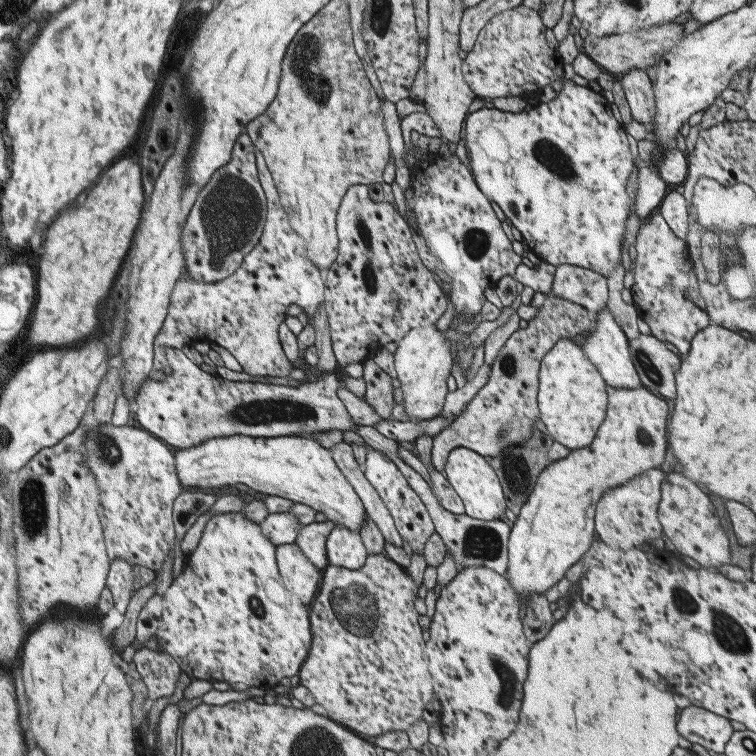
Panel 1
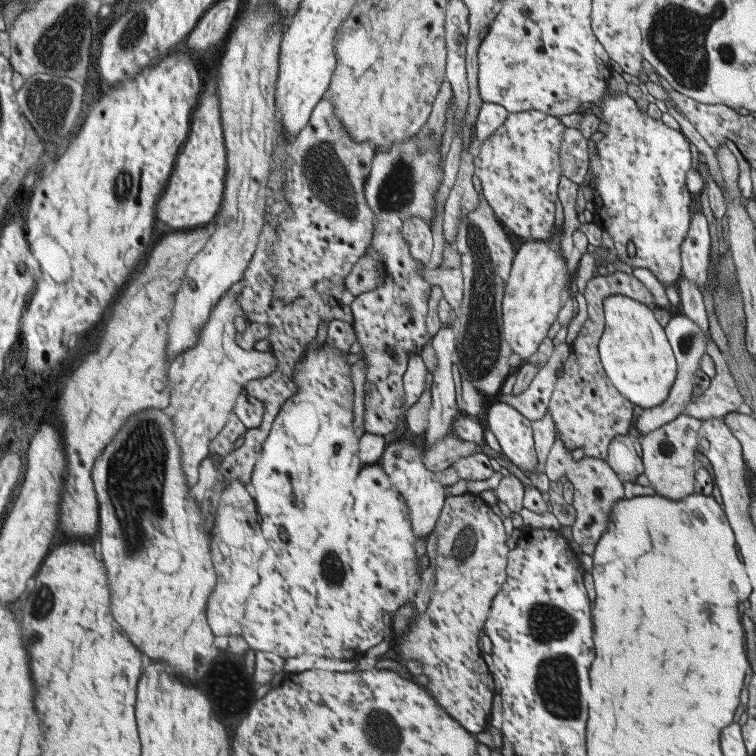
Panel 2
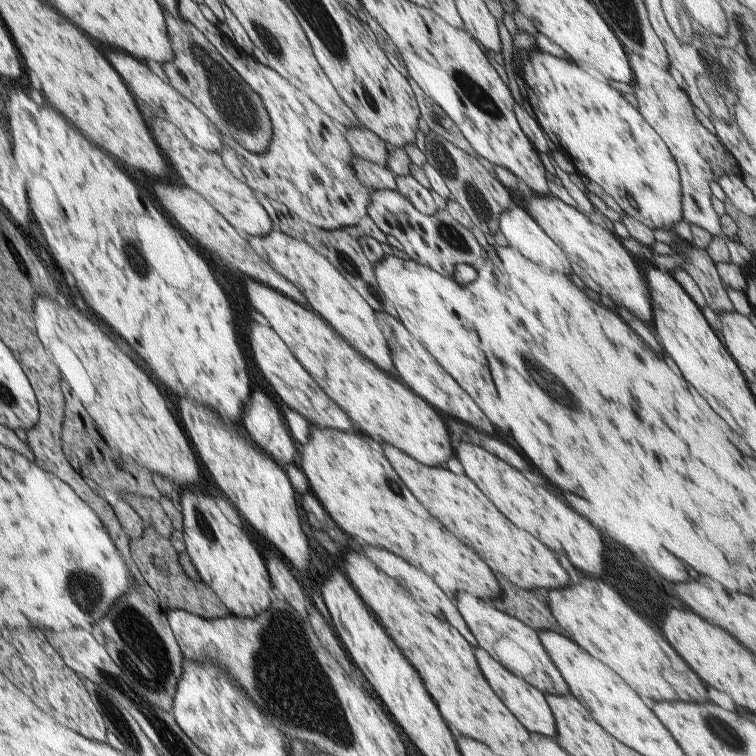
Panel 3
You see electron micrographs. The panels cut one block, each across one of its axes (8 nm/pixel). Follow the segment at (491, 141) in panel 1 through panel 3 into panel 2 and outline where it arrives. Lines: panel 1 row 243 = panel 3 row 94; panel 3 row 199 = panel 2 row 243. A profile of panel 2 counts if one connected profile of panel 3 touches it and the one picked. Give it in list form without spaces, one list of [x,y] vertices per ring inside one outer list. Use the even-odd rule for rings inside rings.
[[[607,90],[599,100],[593,102],[599,108],[599,120],[607,126],[601,132],[601,140],[595,142],[595,148],[587,152],[589,170],[587,170],[587,186],[593,190],[593,206],[595,206],[595,224],[601,232],[607,232],[615,250],[615,258],[621,264],[649,270],[661,284],[661,290],[675,288],[681,276],[681,242],[687,234],[691,212],[689,212],[689,190],[685,186],[685,174],[691,170],[691,152],[687,140],[679,130],[665,126],[661,120],[653,120],[647,114],[639,112],[635,100],[627,94],[609,94]]]

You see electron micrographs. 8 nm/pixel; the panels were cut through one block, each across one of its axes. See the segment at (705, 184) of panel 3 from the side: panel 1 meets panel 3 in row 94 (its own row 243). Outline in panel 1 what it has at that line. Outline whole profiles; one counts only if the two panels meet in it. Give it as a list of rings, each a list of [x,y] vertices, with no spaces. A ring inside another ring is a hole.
[[[651,212],[647,218],[641,220],[639,234],[635,238],[635,284],[631,286],[633,306],[639,312],[639,318],[647,322],[651,336],[661,342],[669,342],[677,348],[679,356],[685,356],[691,348],[693,336],[711,326],[711,320],[705,310],[699,310],[691,300],[685,298],[685,290],[689,284],[689,276],[693,272],[689,260],[689,246],[685,240],[679,240],[669,226],[665,224],[659,212]]]

